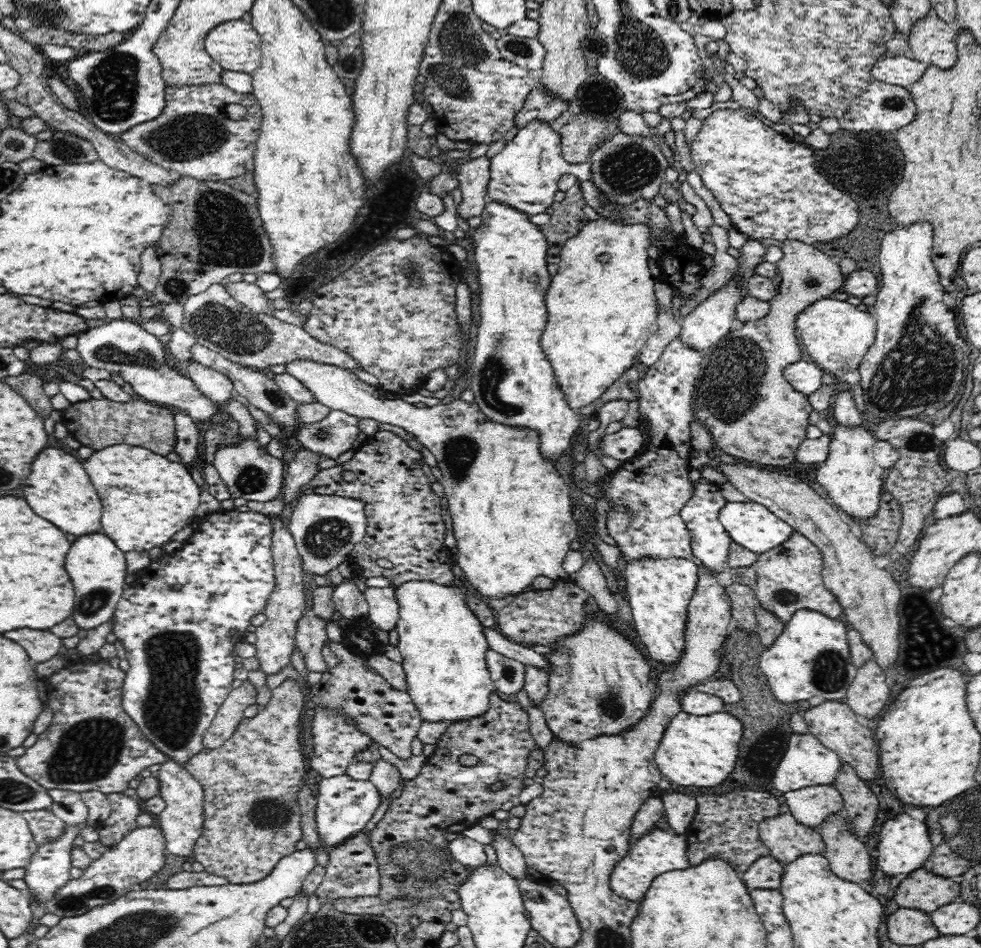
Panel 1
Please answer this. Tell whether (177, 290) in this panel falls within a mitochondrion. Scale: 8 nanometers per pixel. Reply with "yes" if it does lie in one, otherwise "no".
yes

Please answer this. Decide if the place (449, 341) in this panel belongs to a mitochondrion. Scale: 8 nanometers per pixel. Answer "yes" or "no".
no

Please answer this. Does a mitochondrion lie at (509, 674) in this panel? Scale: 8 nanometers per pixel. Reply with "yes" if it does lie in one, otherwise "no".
yes

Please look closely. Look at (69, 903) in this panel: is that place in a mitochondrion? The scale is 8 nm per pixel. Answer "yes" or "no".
yes

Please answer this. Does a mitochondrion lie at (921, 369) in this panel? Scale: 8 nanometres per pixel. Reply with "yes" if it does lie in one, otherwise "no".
yes

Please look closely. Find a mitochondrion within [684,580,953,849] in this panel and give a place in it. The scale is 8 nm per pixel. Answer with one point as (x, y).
(829, 671)

